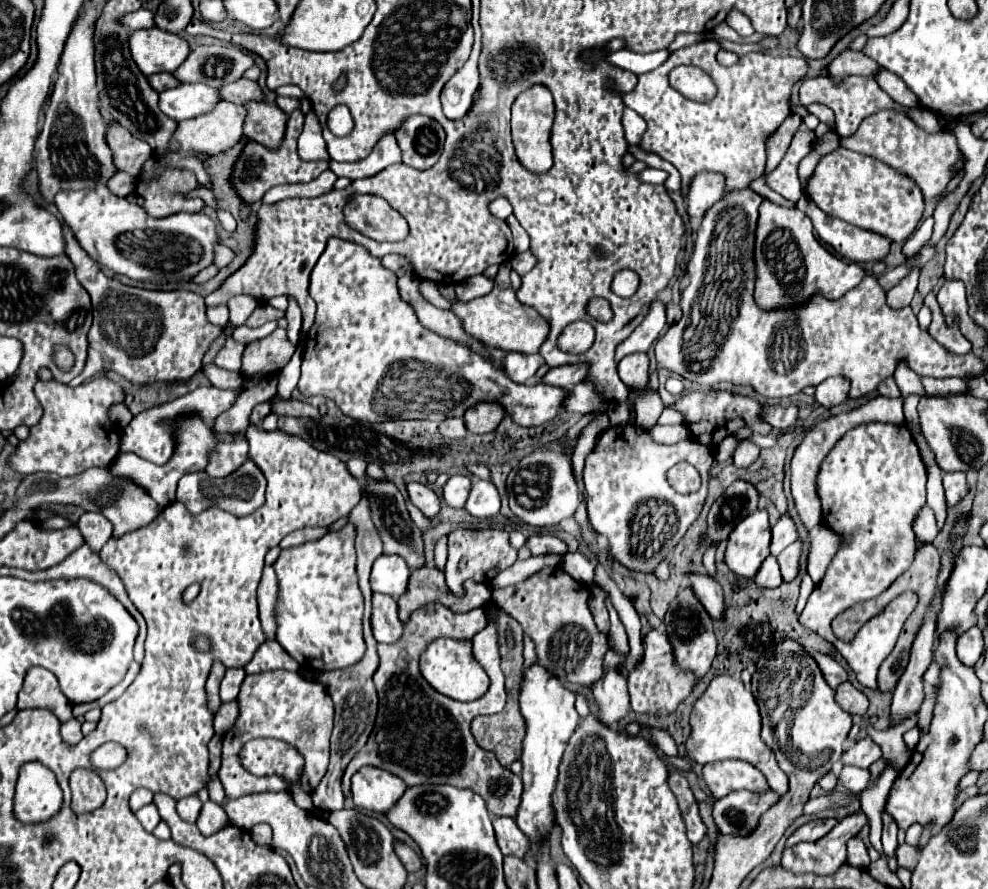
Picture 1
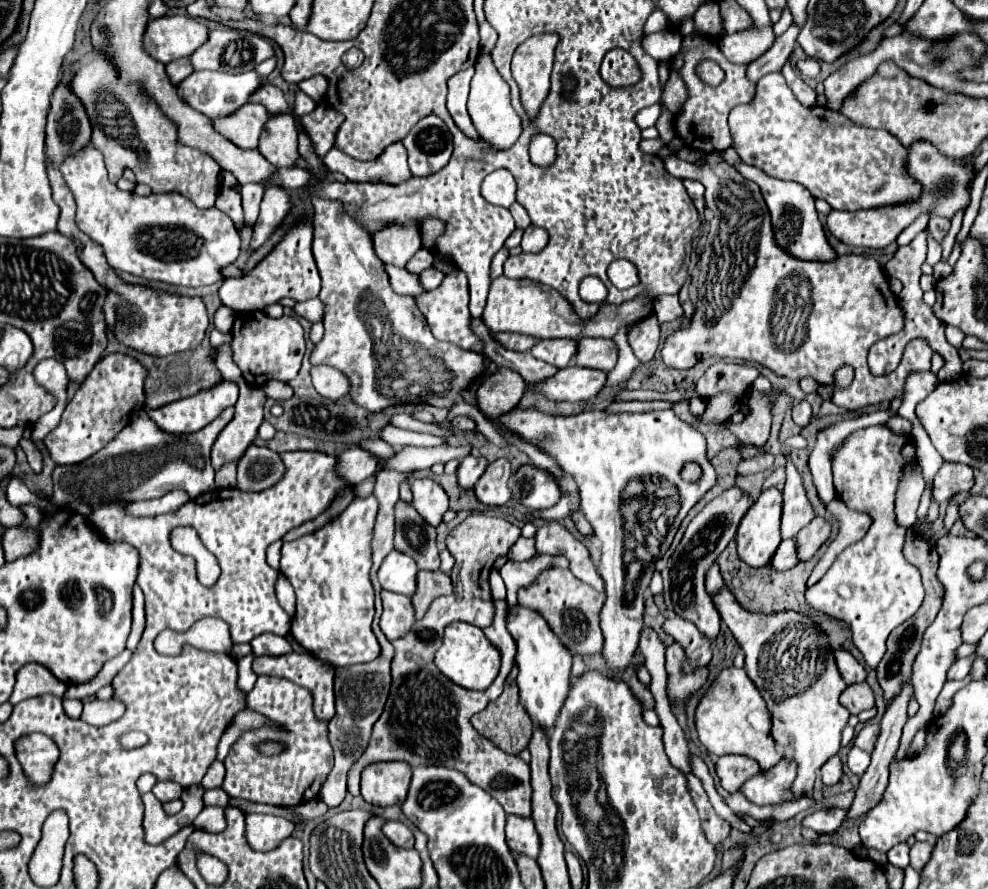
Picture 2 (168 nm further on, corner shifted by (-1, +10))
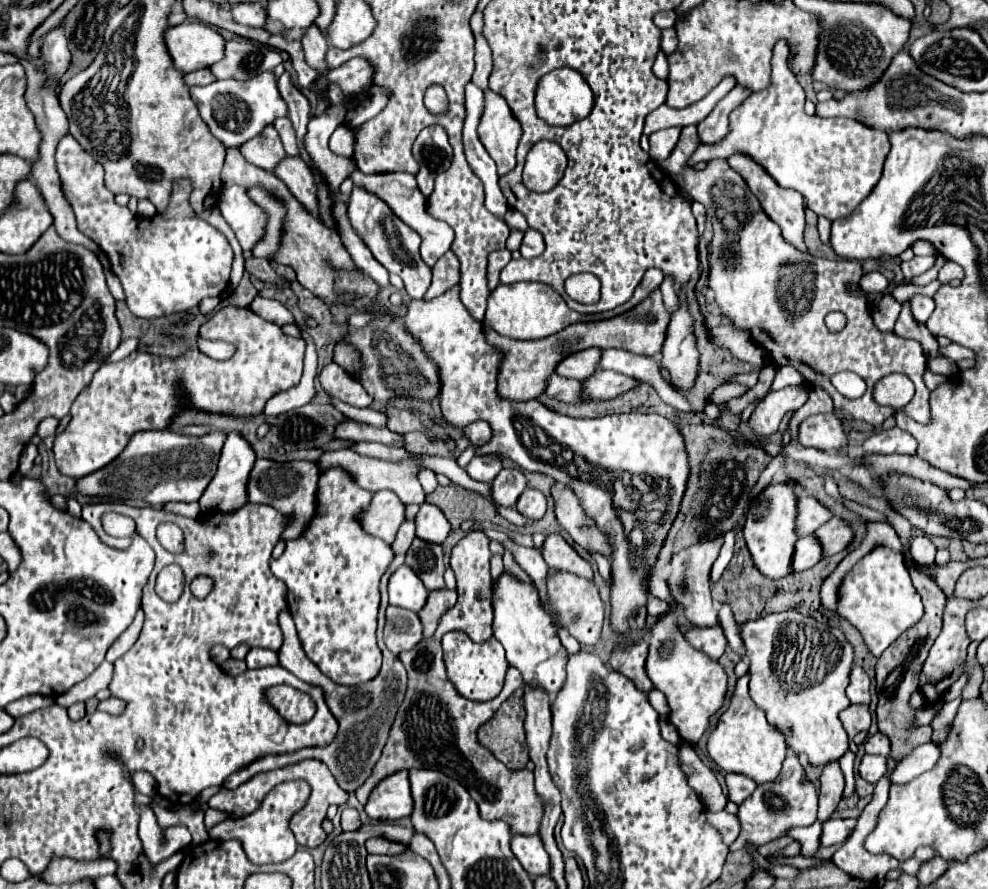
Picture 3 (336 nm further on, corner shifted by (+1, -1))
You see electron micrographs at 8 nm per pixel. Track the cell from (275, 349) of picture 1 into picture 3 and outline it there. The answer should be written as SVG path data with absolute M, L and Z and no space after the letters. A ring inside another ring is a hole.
M226 306L202 326L202 330L214 330L214 338L230 342L236 352L228 360L212 360L200 350L186 352L184 356L170 360L170 358L160 358L152 356L146 352L132 352L130 356L122 358L120 362L114 364L104 364L100 370L94 374L90 386L86 392L82 392L76 402L72 404L70 410L70 422L64 428L62 434L56 436L54 440L54 458L56 466L62 474L72 476L72 478L82 478L90 472L96 472L104 468L112 458L116 458L130 436L138 430L162 430L168 426L170 418L178 412L180 404L188 398L190 404L196 410L208 410L208 412L234 412L234 414L260 414L264 410L264 404L268 398L274 394L288 390L300 382L302 376L302 360L304 360L304 350L306 342L304 338L292 338L286 336L280 326L262 320L258 314L252 310L242 310L242 308L232 308ZM180 390L186 392L186 396L180 396ZM76 424L76 426L72 426Z

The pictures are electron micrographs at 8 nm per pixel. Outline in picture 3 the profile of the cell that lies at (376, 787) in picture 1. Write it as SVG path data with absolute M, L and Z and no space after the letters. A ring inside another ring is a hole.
M400 770L380 780L366 802L366 814L374 820L398 820L410 816L410 812L412 796L408 770Z

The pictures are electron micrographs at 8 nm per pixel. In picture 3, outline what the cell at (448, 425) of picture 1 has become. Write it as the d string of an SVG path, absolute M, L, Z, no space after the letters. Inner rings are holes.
M472 422L472 424L464 426L462 432L464 432L464 436L468 438L468 442L470 442L472 446L476 446L476 448L482 446L482 444L490 438L490 426L488 426L486 422Z

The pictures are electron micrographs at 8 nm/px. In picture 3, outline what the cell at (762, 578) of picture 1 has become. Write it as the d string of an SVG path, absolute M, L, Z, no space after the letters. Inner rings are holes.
M814 536L800 538L794 546L794 556L792 556L792 574L802 572L806 568L812 568L820 560L820 546Z

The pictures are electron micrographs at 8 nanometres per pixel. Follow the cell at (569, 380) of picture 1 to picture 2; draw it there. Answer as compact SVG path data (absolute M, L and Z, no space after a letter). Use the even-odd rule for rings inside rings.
M580 339L574 363L580 367L610 371L616 365L616 355L618 351L612 339Z

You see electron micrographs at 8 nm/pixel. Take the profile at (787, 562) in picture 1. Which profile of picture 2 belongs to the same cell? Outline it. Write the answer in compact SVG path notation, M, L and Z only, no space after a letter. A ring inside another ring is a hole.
M814 517L812 523L808 523L798 535L798 559L808 561L830 537L832 525L824 517Z

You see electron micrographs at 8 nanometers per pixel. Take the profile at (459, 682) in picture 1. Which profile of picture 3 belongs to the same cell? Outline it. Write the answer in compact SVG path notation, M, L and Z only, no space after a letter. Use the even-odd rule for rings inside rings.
M448 632L442 638L442 648L446 676L460 696L468 700L492 700L500 694L508 662L504 658L504 648L494 638L490 638L484 644L476 644L464 632Z

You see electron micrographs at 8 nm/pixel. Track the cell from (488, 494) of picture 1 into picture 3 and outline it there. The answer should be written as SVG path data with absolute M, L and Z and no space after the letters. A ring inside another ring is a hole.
M502 468L492 482L492 500L498 506L514 506L524 488L526 488L526 478L522 470Z

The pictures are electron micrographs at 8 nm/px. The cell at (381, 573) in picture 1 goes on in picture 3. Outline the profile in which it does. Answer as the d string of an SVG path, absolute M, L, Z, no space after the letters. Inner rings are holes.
M406 564L400 566L390 576L388 594L390 594L390 604L400 606L400 608L408 608L412 612L418 612L428 598L426 586Z

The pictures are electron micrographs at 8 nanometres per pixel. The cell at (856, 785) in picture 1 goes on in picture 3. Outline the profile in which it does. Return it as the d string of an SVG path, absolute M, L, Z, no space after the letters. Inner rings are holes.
M864 756L858 766L860 778L864 778L870 784L876 784L884 772L886 772L886 758L882 756Z

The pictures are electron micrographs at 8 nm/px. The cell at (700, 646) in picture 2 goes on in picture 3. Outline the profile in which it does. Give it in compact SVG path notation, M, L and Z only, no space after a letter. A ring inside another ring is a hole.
M692 626L690 630L684 632L684 638L690 642L690 646L708 654L714 662L724 654L724 648L728 644L720 626L714 626L714 628L694 628Z

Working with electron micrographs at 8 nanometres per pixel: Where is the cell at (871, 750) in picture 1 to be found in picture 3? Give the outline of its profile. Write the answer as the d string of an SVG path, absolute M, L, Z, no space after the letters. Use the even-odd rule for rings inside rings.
M874 734L864 742L864 752L866 754L876 754L876 756L884 756L890 754L890 740L884 734Z

